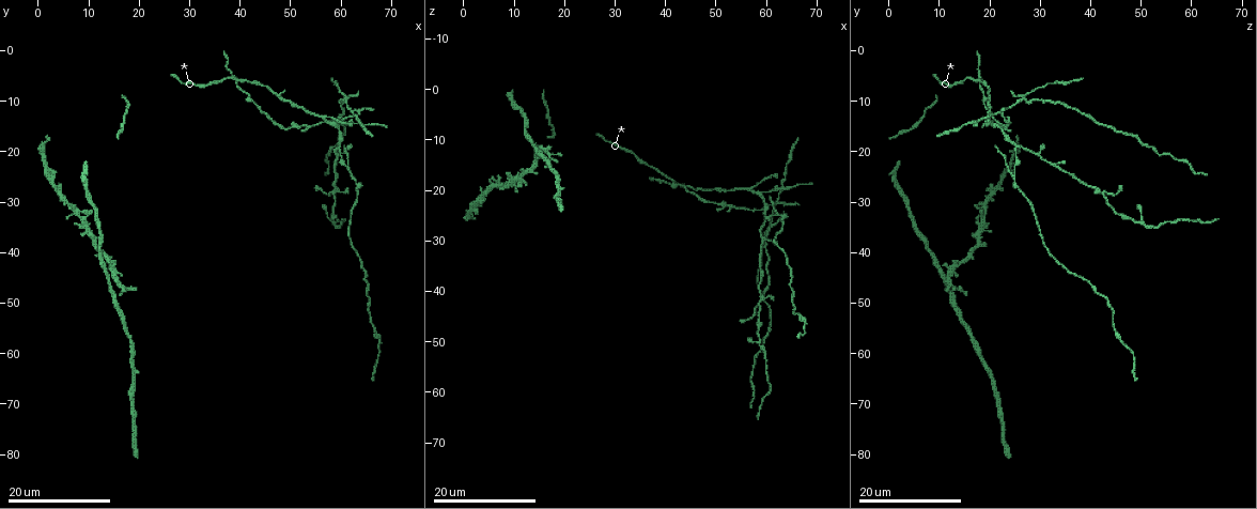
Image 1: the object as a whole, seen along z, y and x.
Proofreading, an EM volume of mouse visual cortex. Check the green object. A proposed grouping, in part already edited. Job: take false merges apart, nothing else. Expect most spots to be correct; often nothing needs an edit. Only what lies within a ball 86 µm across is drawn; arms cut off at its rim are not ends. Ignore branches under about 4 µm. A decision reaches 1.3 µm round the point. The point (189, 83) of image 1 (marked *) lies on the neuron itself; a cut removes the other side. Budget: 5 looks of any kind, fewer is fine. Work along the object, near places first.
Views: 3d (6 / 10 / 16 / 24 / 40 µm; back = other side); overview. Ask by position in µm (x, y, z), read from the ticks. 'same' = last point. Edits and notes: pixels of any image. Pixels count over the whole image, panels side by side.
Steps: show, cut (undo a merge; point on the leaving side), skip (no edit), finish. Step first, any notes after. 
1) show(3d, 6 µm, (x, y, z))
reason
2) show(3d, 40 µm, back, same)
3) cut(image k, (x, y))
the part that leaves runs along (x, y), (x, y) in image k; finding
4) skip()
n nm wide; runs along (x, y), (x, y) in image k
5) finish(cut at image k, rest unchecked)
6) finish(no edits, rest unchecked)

show(3d, 24 µm, (62.0, 24.5, 24.5))
arms part here

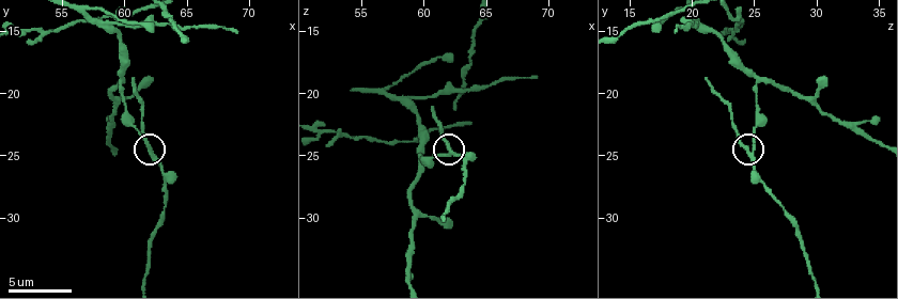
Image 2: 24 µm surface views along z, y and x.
show(3d, 10 µm, (62.0, 24.6, 24.6))

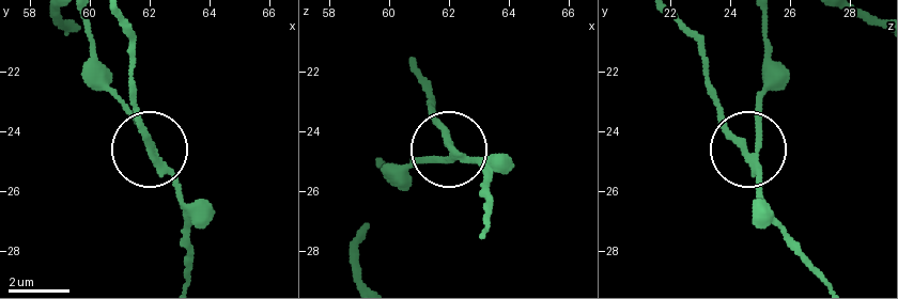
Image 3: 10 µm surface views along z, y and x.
cut(image 3, (145, 127))
3 arms; the part that leaves runs along (155, 157), (133, 106), (129, 22) in image 3; two neurons meet here

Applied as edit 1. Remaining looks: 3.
show(3d, 16 µm, (59.6, 19.0, 25.6))
three-way junction

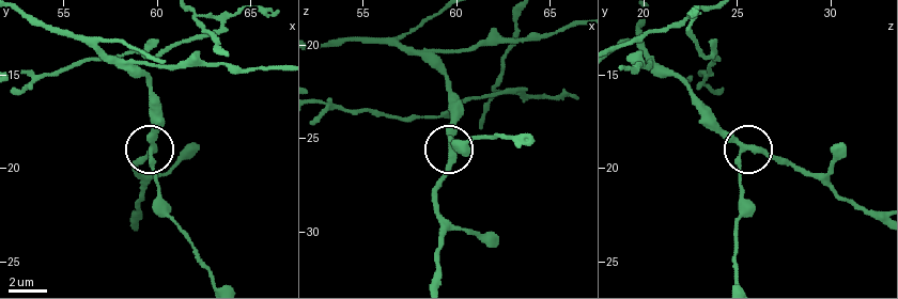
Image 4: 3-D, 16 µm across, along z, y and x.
skip()
runs along (320, 46), (392, 42), (439, 75), (449, 161), (435, 203) in image 4; one neuron here

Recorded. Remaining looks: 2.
show(3d, 24 µm, (58.5, 28.0, 42.0))
small branch off a trunk

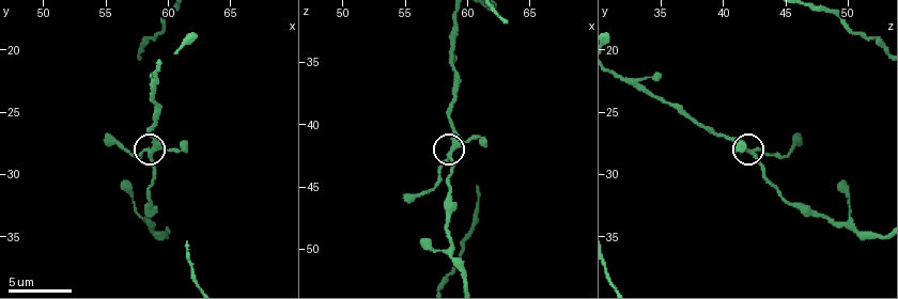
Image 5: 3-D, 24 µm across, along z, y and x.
show(3d, 10 µm, (58.6, 28.4, 42.4))
closer look

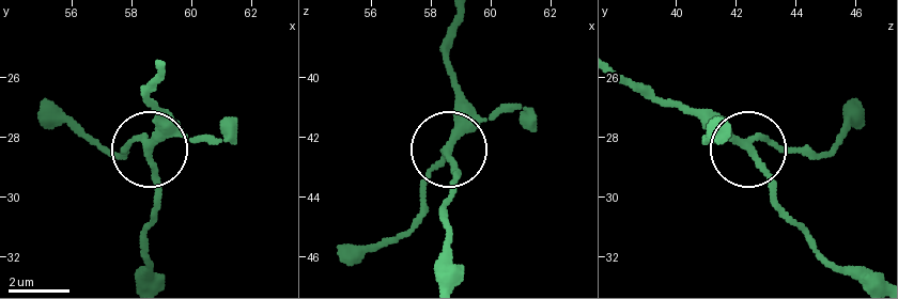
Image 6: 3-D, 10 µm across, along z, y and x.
skip()
190 nm wide; runs along (457, 18), (449, 48), (457, 132), (406, 230) in image 6; continuous, no second neuron

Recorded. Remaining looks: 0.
finish(cut at image 3, rest unchecked)

